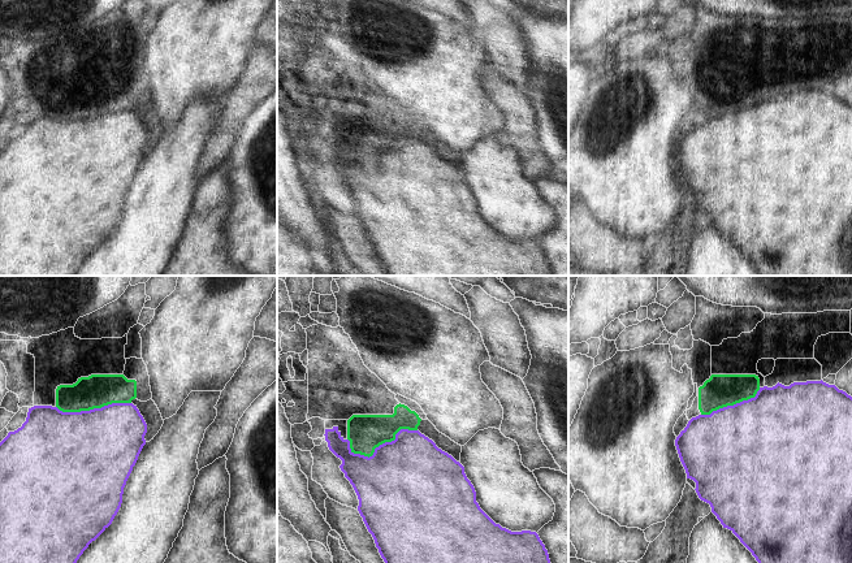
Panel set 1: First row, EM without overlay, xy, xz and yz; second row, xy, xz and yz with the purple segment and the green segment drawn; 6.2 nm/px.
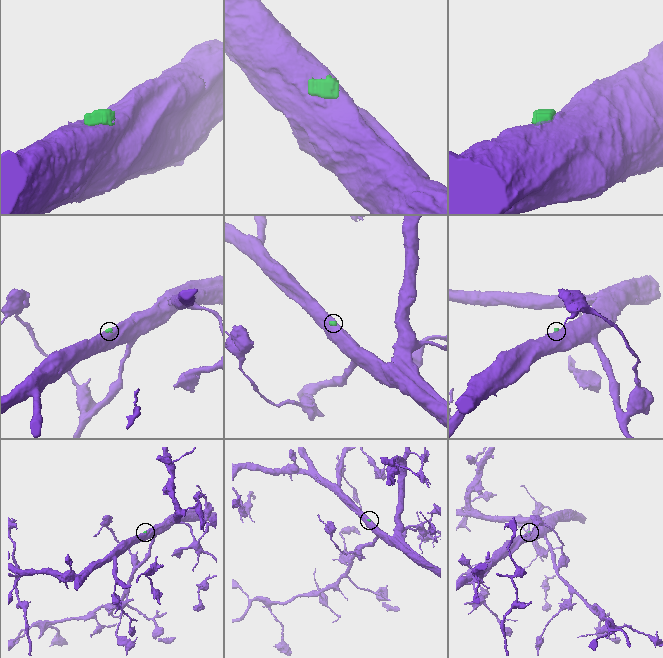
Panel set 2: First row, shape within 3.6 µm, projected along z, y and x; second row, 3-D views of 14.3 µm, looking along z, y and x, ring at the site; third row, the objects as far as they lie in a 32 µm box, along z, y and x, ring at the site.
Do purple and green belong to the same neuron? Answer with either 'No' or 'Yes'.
Yes.

